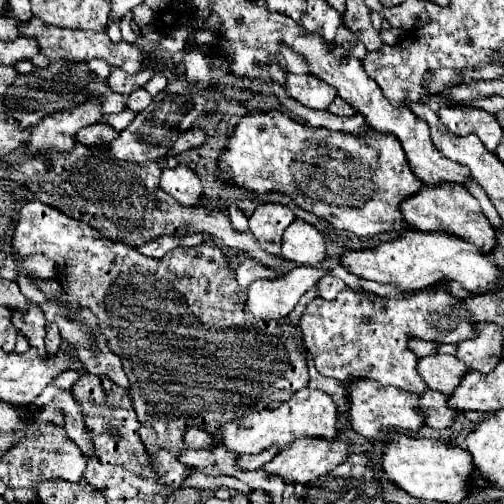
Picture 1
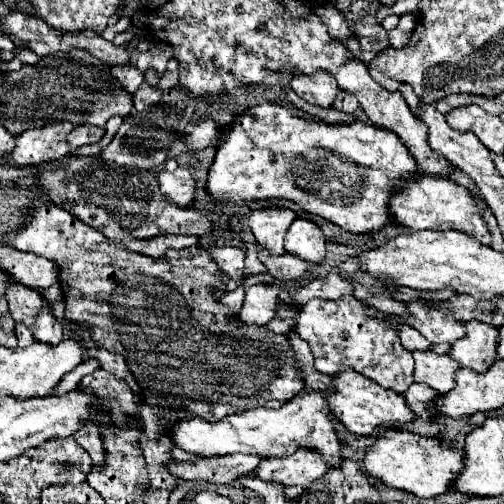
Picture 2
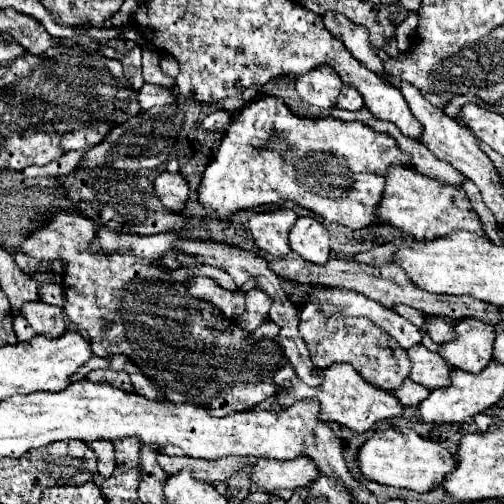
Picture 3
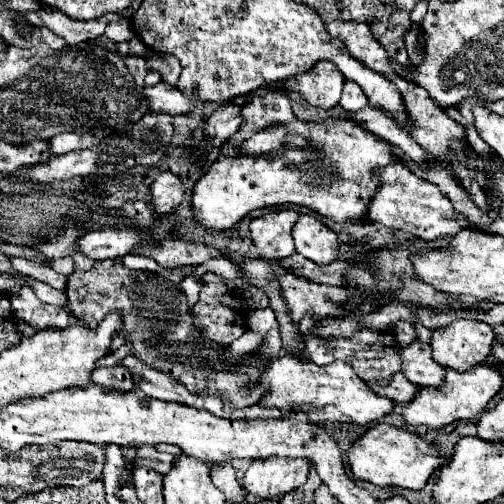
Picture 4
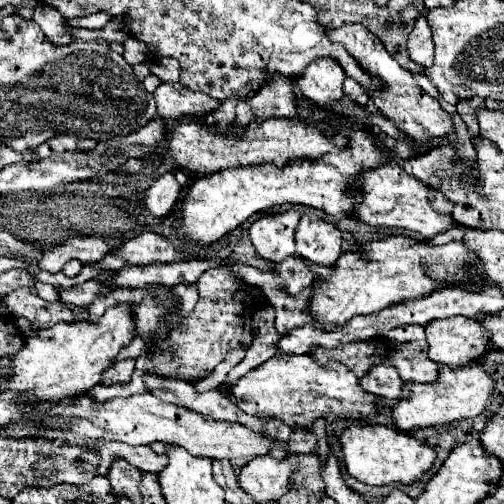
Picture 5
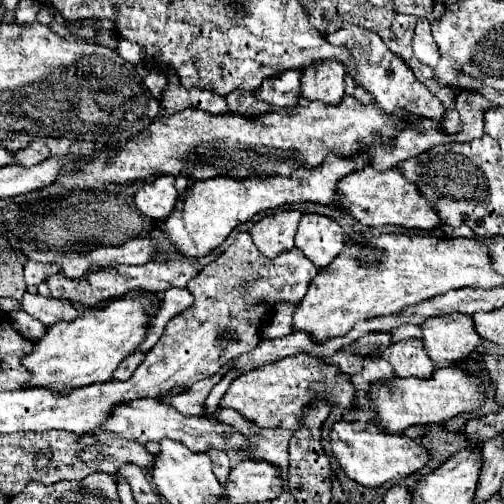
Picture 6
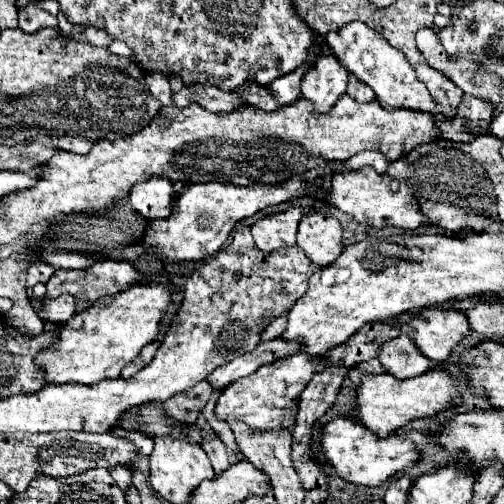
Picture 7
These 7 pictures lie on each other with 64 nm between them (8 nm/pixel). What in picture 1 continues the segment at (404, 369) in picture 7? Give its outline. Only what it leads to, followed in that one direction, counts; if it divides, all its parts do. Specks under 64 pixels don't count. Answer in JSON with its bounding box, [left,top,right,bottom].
[418,354,470,396]

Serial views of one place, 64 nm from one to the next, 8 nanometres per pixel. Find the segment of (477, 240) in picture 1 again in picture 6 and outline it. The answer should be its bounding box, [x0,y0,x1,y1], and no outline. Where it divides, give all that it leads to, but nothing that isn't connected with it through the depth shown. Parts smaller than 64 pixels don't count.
[338,166,440,230]

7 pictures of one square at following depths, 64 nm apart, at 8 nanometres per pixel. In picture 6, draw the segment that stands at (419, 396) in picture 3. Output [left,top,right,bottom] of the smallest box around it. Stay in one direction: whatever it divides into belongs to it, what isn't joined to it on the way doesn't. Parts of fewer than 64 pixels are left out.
[352,356,395,391]

